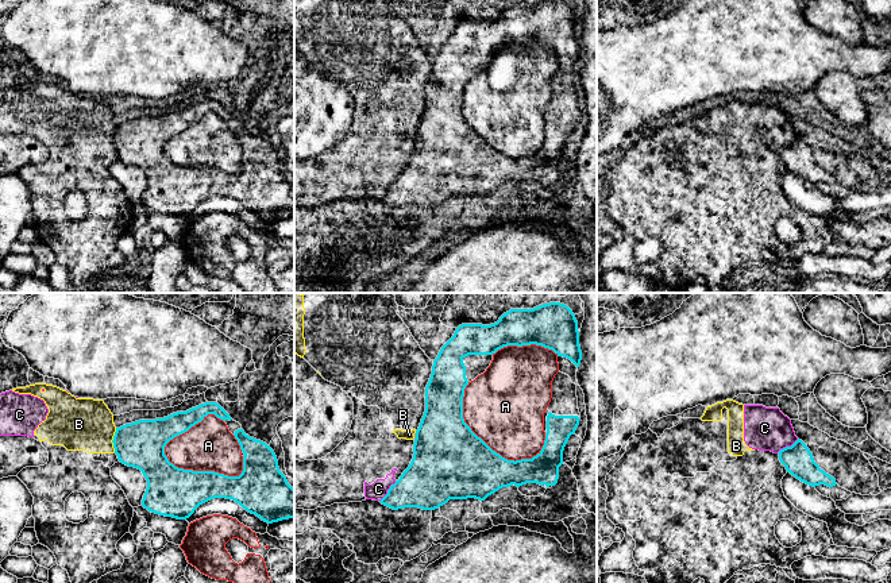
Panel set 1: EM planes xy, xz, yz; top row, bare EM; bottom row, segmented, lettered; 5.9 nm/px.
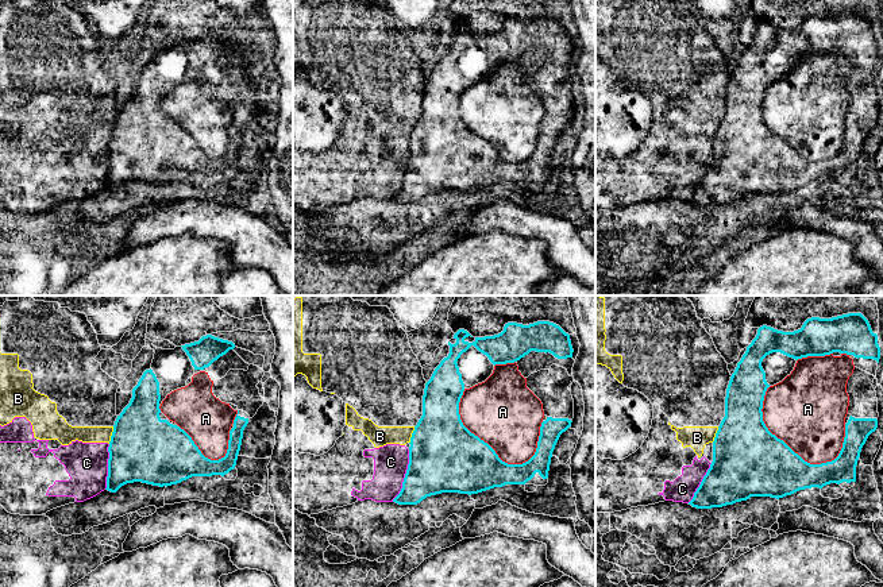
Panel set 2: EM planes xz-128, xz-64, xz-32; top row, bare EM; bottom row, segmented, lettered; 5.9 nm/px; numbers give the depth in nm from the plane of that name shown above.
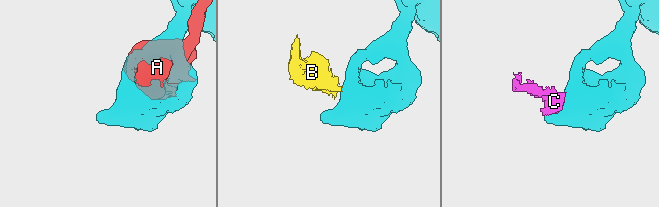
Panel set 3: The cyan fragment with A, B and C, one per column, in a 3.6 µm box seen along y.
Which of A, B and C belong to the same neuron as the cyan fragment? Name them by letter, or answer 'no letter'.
no letter

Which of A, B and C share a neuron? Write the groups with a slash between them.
A / B C

